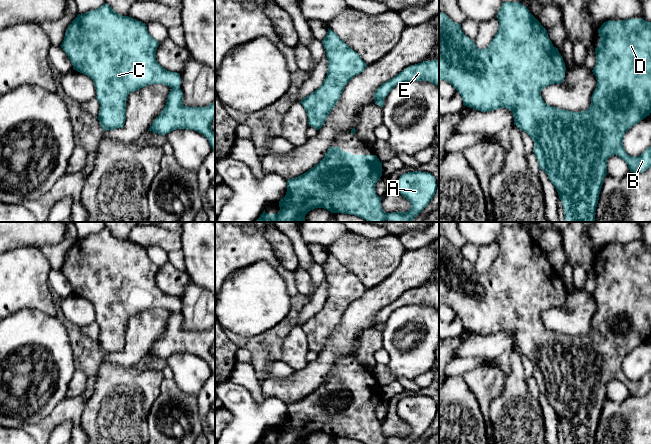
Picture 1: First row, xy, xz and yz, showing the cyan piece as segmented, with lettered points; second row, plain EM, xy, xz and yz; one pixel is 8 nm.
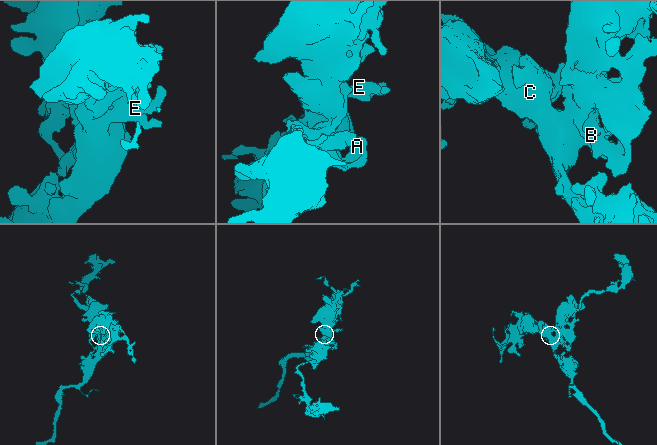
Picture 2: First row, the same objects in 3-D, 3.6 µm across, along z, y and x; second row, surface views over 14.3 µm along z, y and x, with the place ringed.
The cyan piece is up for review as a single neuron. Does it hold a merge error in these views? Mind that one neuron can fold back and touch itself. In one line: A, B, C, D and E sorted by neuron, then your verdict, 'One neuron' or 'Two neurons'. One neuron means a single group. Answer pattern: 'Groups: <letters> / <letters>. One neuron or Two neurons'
Groups: A B C D E. One neuron

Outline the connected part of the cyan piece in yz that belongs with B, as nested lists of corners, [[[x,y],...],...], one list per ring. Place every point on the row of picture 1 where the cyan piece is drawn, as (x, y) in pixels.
[[[503,2],[498,11],[497,19],[499,29],[489,46],[485,49],[478,49],[475,42],[467,37],[461,29],[461,24],[453,22],[446,14],[439,11],[439,81],[449,82],[461,95],[463,105],[476,109],[481,112],[489,112],[499,108],[509,109],[513,113],[514,125],[521,131],[526,132],[534,141],[533,153],[539,164],[539,169],[543,170],[549,177],[551,183],[555,186],[559,199],[562,201],[565,222],[594,222],[595,211],[599,200],[599,194],[603,185],[604,177],[607,173],[607,161],[610,156],[616,155],[623,159],[628,165],[630,172],[642,173],[651,167],[651,146],[637,157],[626,153],[623,146],[625,133],[635,124],[646,118],[651,113],[651,22],[641,19],[627,19],[621,21],[608,20],[598,29],[600,36],[599,45],[595,48],[596,63],[592,70],[596,76],[597,84],[591,97],[591,105],[586,111],[574,112],[565,109],[559,109],[546,104],[541,96],[541,91],[552,84],[561,84],[565,78],[565,63],[558,48],[554,47],[548,37],[547,30],[541,23],[529,12],[526,6],[519,2]]]

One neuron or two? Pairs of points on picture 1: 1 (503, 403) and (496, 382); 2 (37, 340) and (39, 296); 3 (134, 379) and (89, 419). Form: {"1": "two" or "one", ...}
{"1": "two", "2": "two", "3": "one"}

